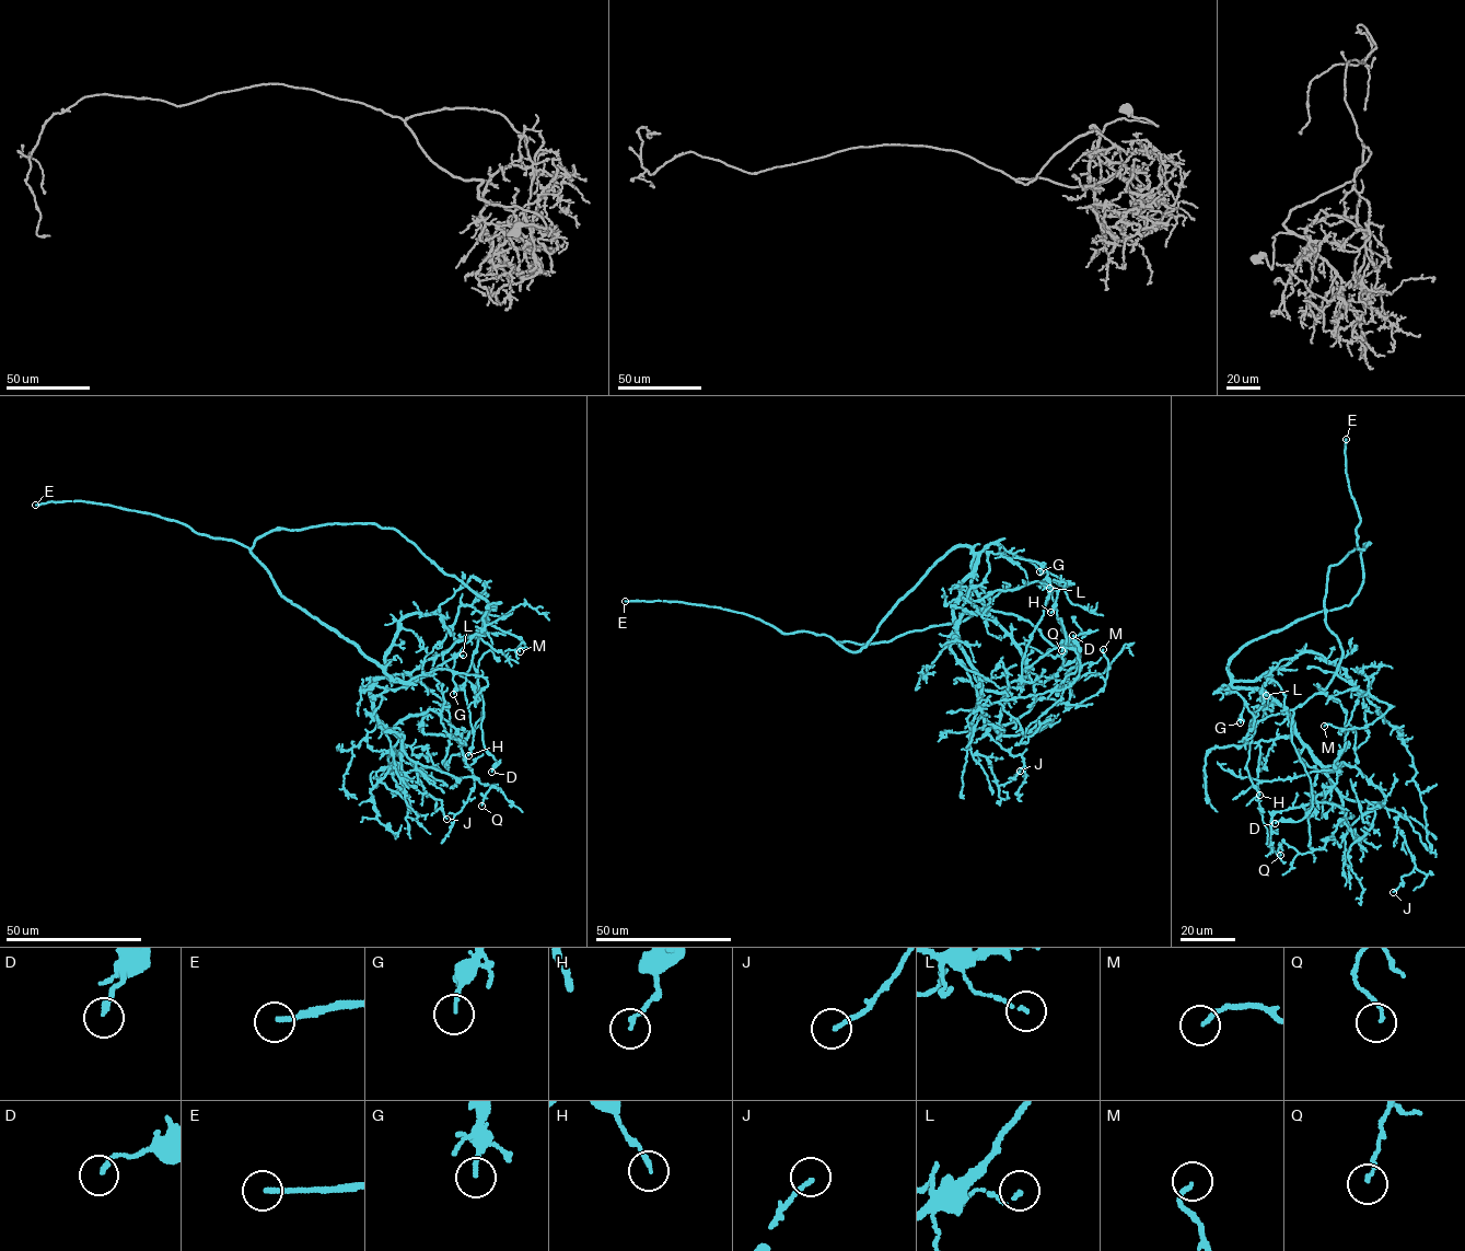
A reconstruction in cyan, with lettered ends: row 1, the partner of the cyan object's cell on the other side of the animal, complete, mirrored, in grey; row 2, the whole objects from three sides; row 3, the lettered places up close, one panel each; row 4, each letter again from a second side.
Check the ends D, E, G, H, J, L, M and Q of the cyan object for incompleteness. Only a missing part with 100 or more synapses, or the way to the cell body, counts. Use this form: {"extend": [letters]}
{"extend": ["E"]}

